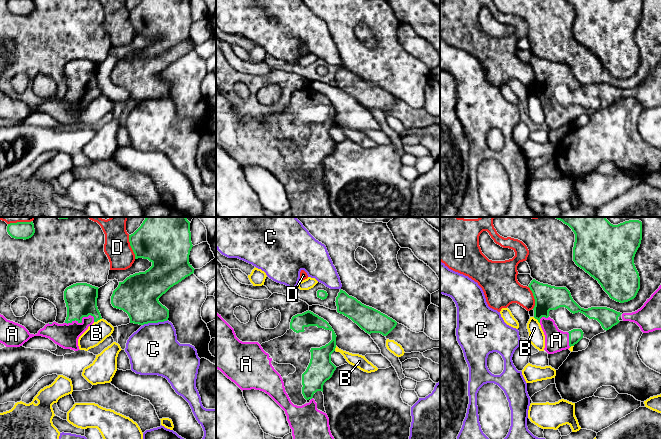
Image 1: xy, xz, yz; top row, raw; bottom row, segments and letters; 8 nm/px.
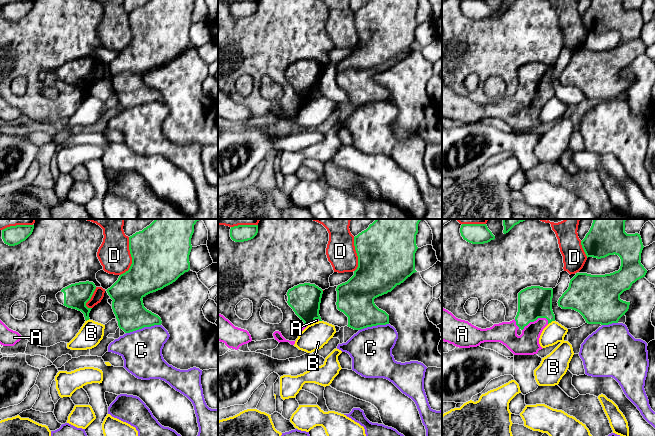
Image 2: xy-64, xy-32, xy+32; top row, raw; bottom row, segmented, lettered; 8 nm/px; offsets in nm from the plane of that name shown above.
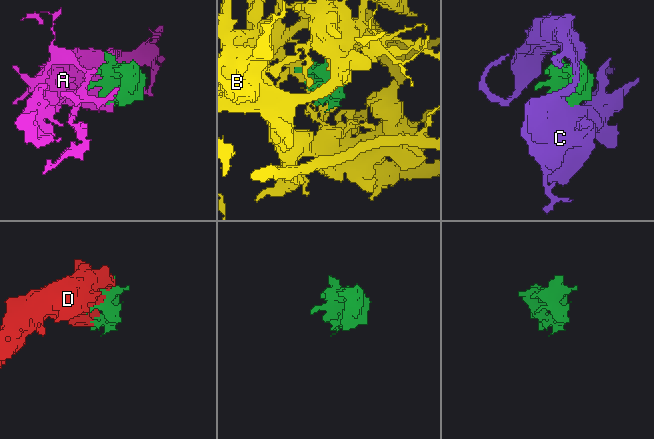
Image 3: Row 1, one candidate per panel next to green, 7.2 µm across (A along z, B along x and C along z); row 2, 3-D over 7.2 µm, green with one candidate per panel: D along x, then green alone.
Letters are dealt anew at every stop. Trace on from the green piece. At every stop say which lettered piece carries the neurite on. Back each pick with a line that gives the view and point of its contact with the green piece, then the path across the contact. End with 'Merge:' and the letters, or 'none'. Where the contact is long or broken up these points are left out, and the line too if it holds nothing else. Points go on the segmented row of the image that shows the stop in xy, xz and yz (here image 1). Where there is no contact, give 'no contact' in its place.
A: contact xy (80, 322)
Merge: A

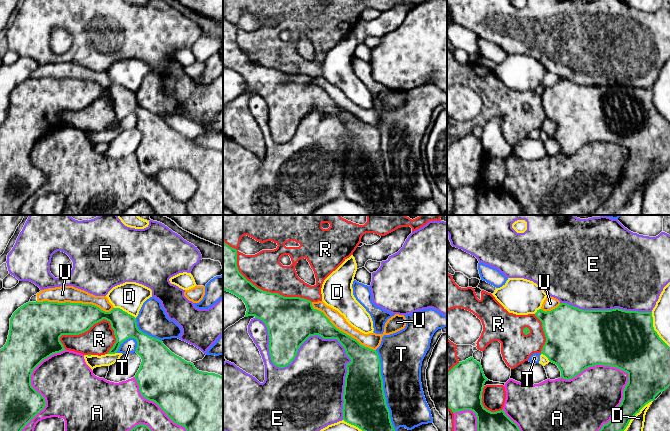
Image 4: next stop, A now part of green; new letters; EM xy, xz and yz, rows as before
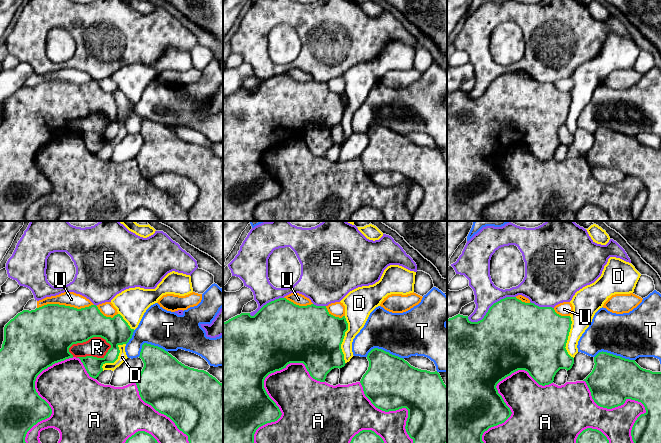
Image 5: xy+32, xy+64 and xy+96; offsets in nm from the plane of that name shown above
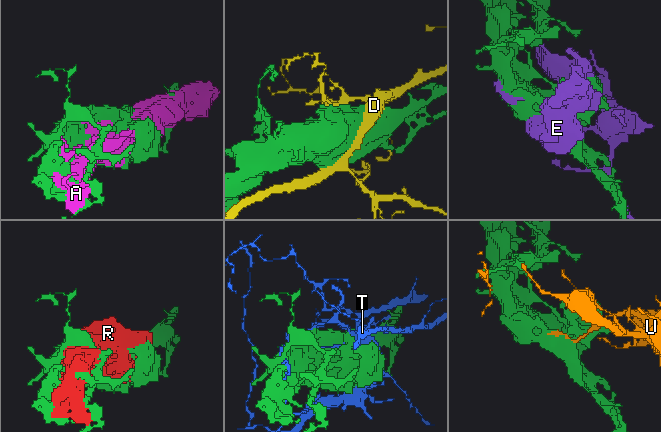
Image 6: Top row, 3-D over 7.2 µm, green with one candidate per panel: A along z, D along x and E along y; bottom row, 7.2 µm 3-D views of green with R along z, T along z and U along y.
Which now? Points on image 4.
Merge: none

